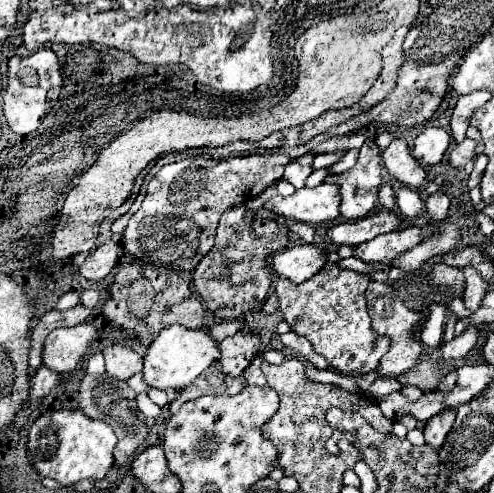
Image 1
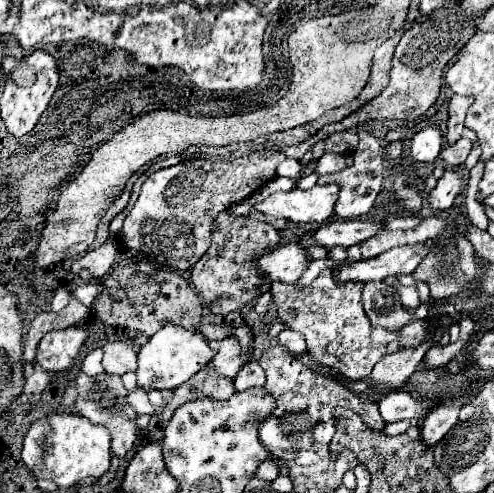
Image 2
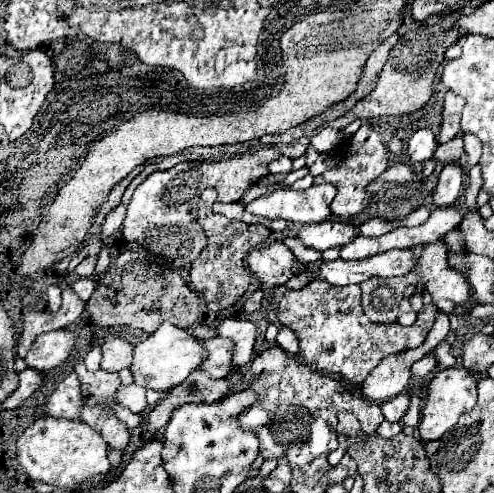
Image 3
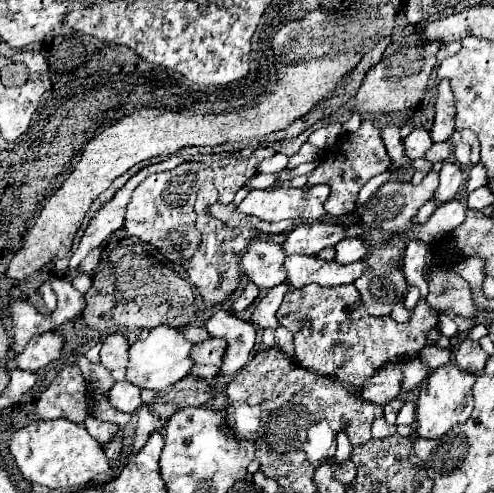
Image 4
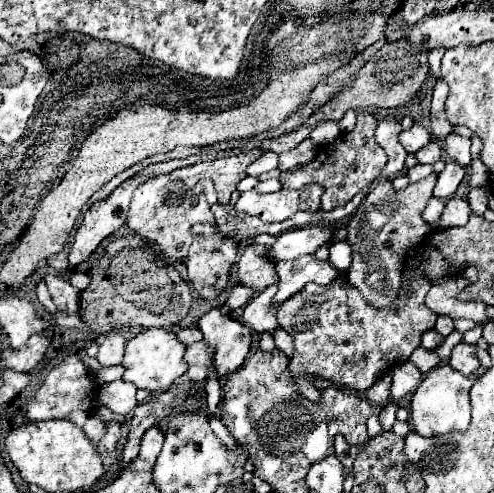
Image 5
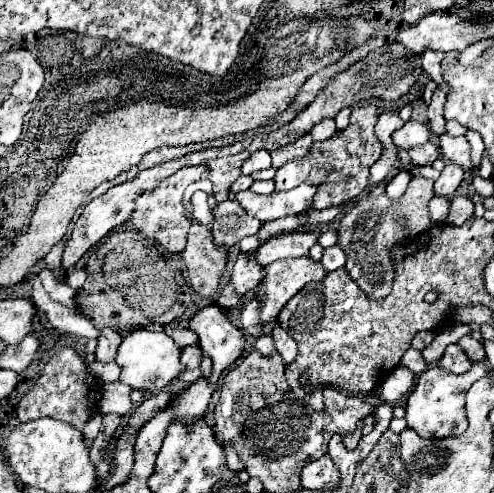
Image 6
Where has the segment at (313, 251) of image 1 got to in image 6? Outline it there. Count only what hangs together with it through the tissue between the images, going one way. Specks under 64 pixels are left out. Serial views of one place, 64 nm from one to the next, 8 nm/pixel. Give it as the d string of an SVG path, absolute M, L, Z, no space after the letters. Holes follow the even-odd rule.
M252 252L240 254L238 260L234 262L234 270L230 276L230 284L234 288L236 294L246 294L250 290L254 290L260 284L262 276L262 266L256 264L256 260L252 260Z

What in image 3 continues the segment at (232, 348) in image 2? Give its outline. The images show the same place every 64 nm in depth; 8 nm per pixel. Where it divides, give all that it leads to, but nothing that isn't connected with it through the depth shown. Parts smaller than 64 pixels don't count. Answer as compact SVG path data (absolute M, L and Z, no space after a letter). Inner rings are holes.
M216 336L202 344L206 348L206 358L200 370L208 372L212 378L226 378L232 374L232 340Z

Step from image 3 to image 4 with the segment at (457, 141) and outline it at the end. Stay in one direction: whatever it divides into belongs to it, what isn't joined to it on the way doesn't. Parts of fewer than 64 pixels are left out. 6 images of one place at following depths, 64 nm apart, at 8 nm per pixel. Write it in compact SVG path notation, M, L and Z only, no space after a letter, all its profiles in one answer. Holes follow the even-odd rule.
M434 142L432 148L426 152L424 158L434 164L434 162L444 162L444 160L448 160L450 154L452 154L452 144L450 144L450 142Z

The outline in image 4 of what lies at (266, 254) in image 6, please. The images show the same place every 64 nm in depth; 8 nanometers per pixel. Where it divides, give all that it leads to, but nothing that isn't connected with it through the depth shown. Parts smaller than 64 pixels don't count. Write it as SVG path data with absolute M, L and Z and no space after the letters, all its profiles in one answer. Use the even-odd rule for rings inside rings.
M312 222L296 226L282 244L286 256L294 254L318 254L324 248L336 246L344 238L344 228L340 224L326 224L326 222Z

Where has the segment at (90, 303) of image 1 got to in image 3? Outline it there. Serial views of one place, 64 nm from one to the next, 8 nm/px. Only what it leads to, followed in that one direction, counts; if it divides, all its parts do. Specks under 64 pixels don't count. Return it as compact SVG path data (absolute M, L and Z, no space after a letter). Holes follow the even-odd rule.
M78 278L78 280L72 284L72 288L74 288L74 292L86 302L86 300L90 298L90 294L94 292L94 288L96 288L96 280L94 280L94 278Z

